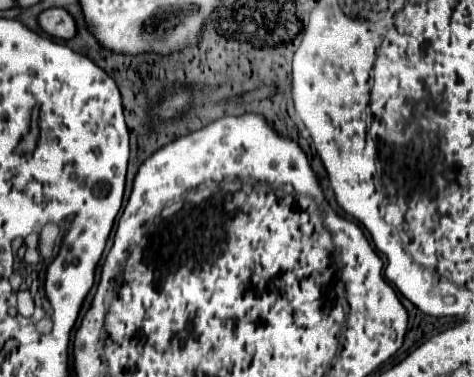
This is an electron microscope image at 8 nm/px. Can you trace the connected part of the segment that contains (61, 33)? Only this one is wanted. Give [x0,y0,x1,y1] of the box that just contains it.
[37,9,75,39]

